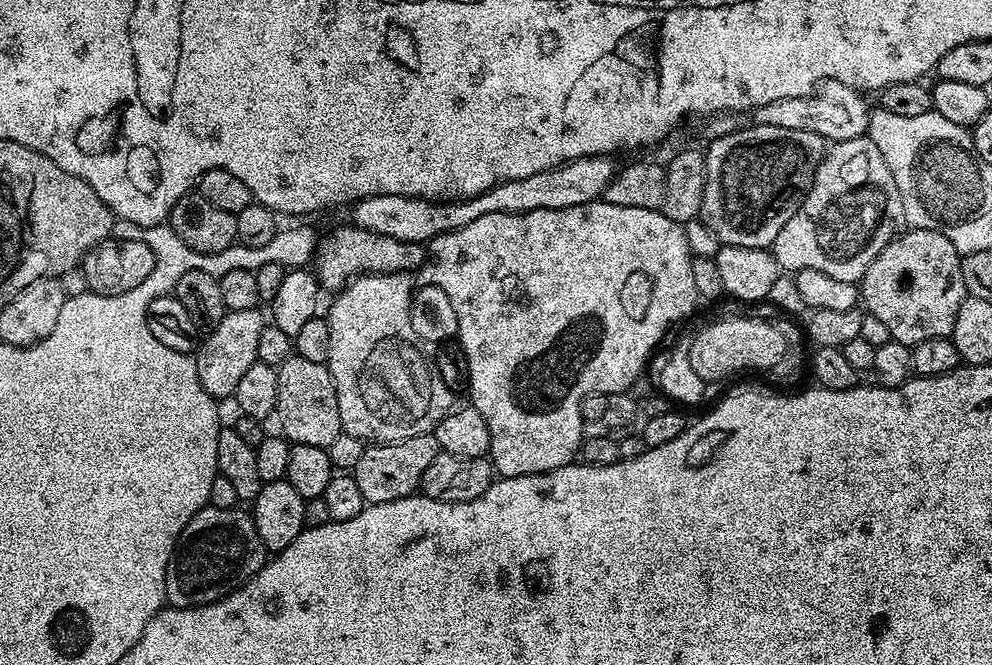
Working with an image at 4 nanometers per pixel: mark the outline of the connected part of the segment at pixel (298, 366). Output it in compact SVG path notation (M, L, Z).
M298 355L288 357L285 364L276 368L278 378L278 398L275 419L280 419L279 431L292 444L305 444L326 448L342 431L338 414L338 394L327 364L306 362Z

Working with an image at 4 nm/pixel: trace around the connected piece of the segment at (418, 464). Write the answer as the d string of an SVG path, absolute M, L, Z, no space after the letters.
M435 435L415 436L399 440L393 444L377 444L365 447L362 459L354 470L362 498L368 504L394 502L413 495L422 482L422 474L430 467L430 462L440 453Z

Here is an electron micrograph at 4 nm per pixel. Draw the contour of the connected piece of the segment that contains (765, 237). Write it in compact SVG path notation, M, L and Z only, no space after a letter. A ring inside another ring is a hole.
M749 123L707 146L699 219L718 234L721 245L771 249L778 230L794 218L812 188L818 166L824 160L824 137L810 130Z

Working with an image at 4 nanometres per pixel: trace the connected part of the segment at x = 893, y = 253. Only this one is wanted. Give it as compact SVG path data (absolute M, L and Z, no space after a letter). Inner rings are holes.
M925 228L901 231L870 262L858 285L867 315L879 318L886 330L890 330L893 340L909 346L930 338L951 337L958 306L962 306L966 295L961 259L961 252L946 234Z

